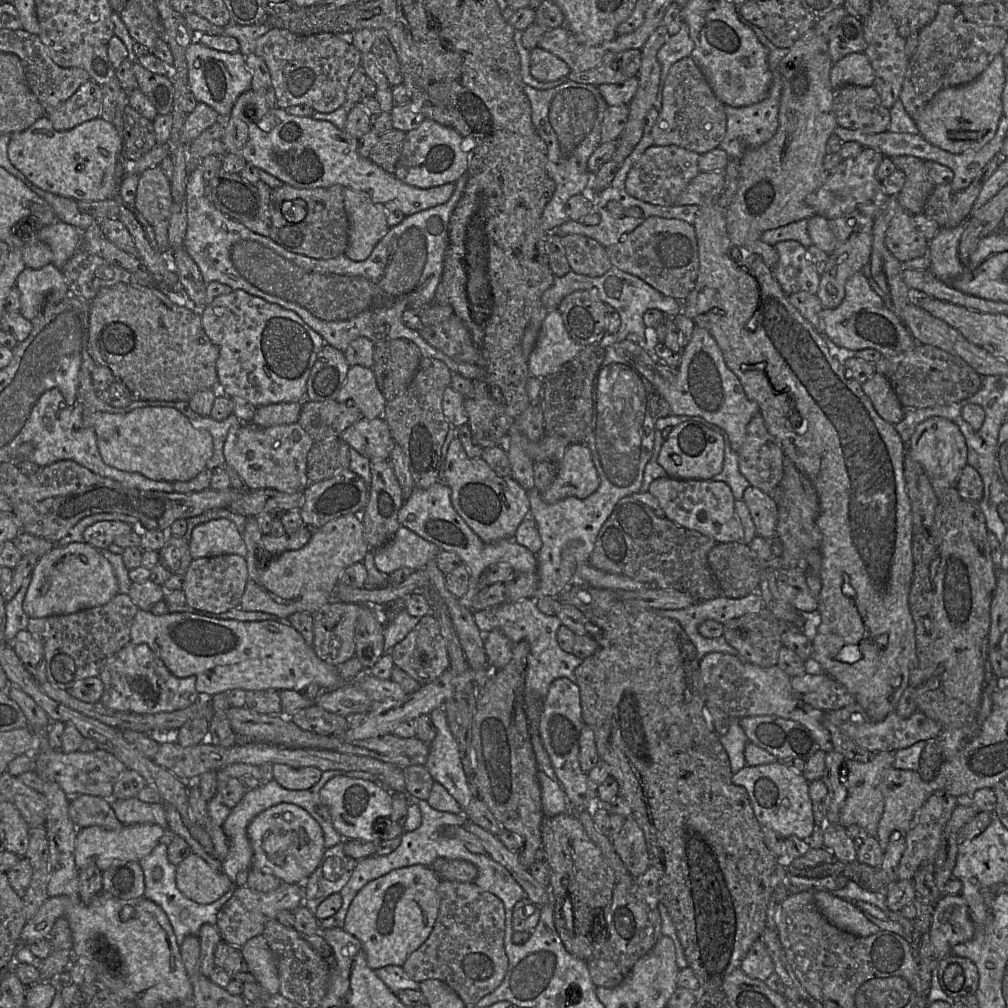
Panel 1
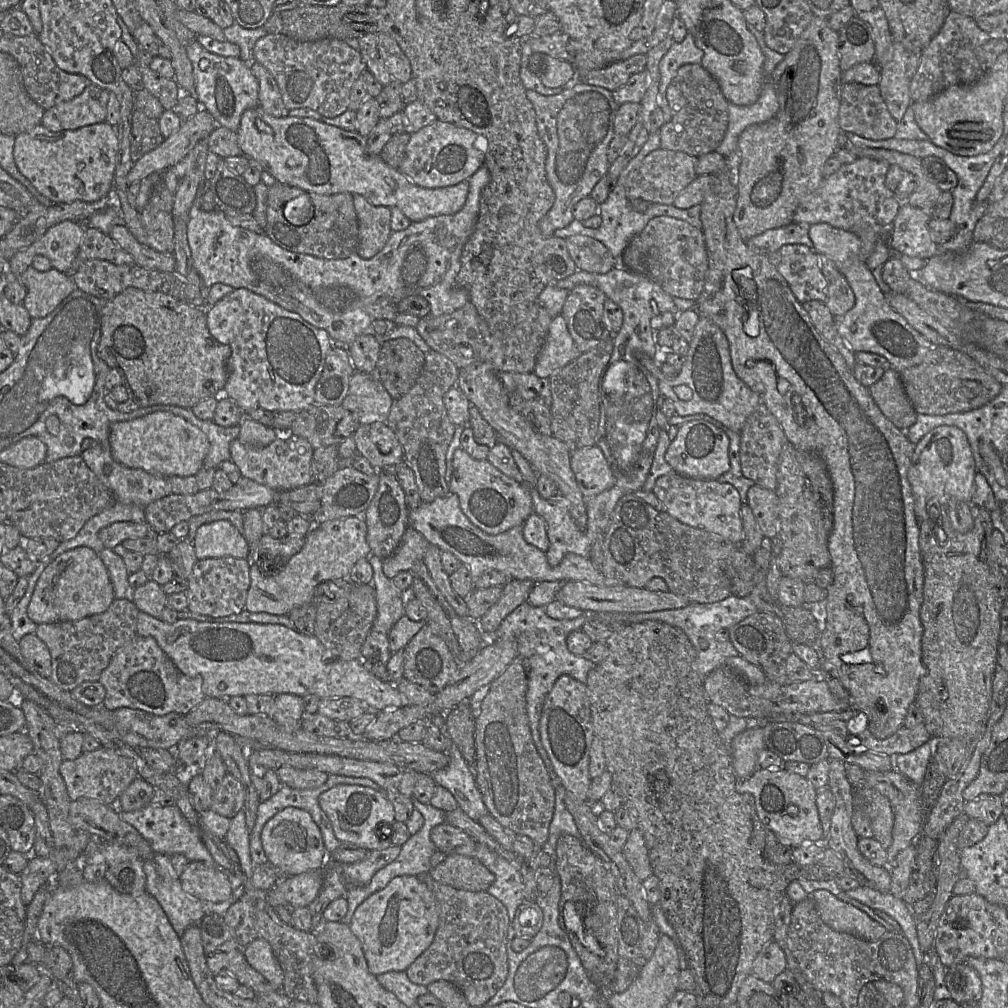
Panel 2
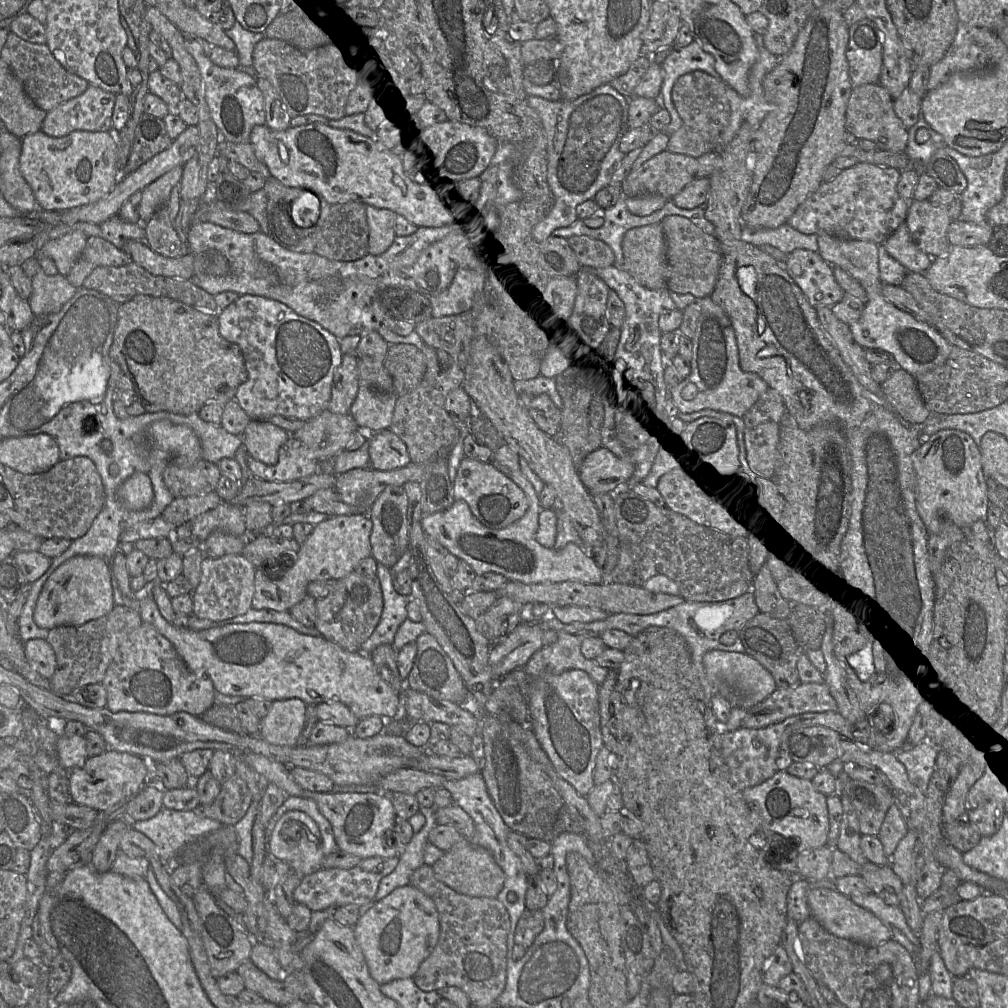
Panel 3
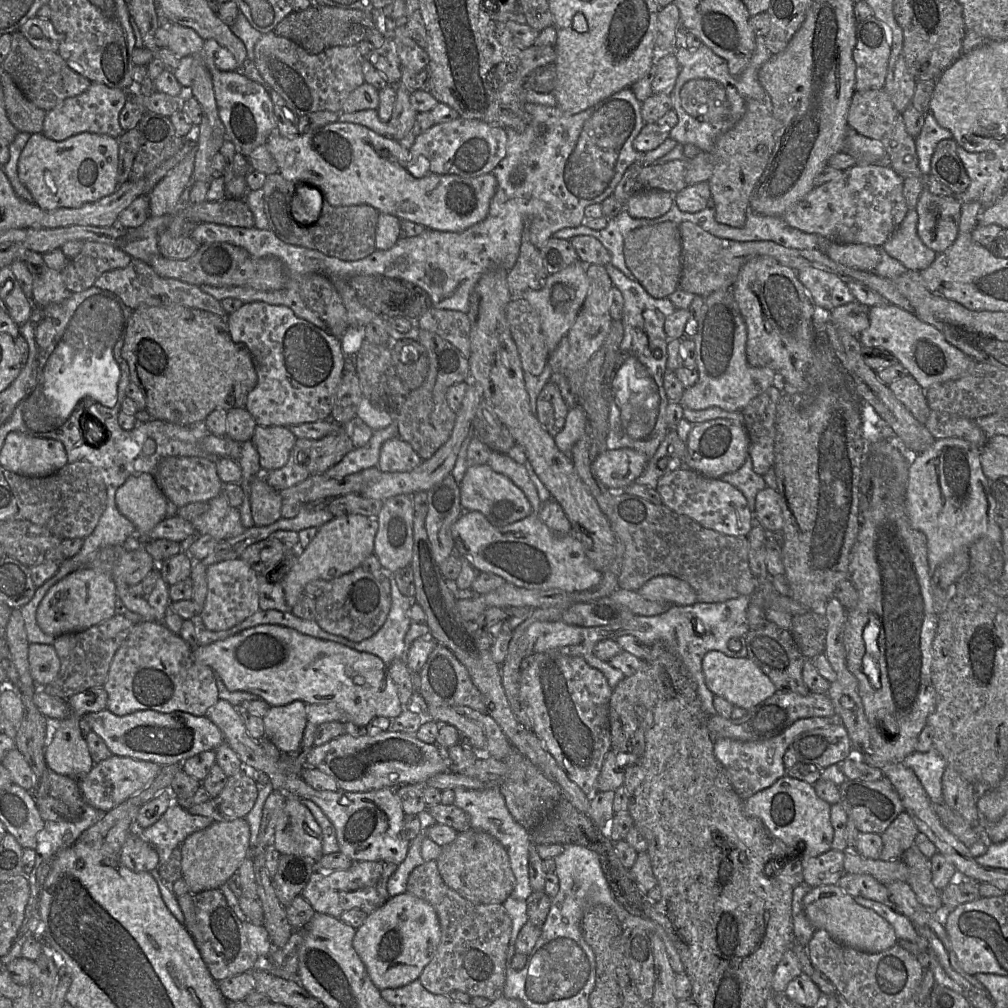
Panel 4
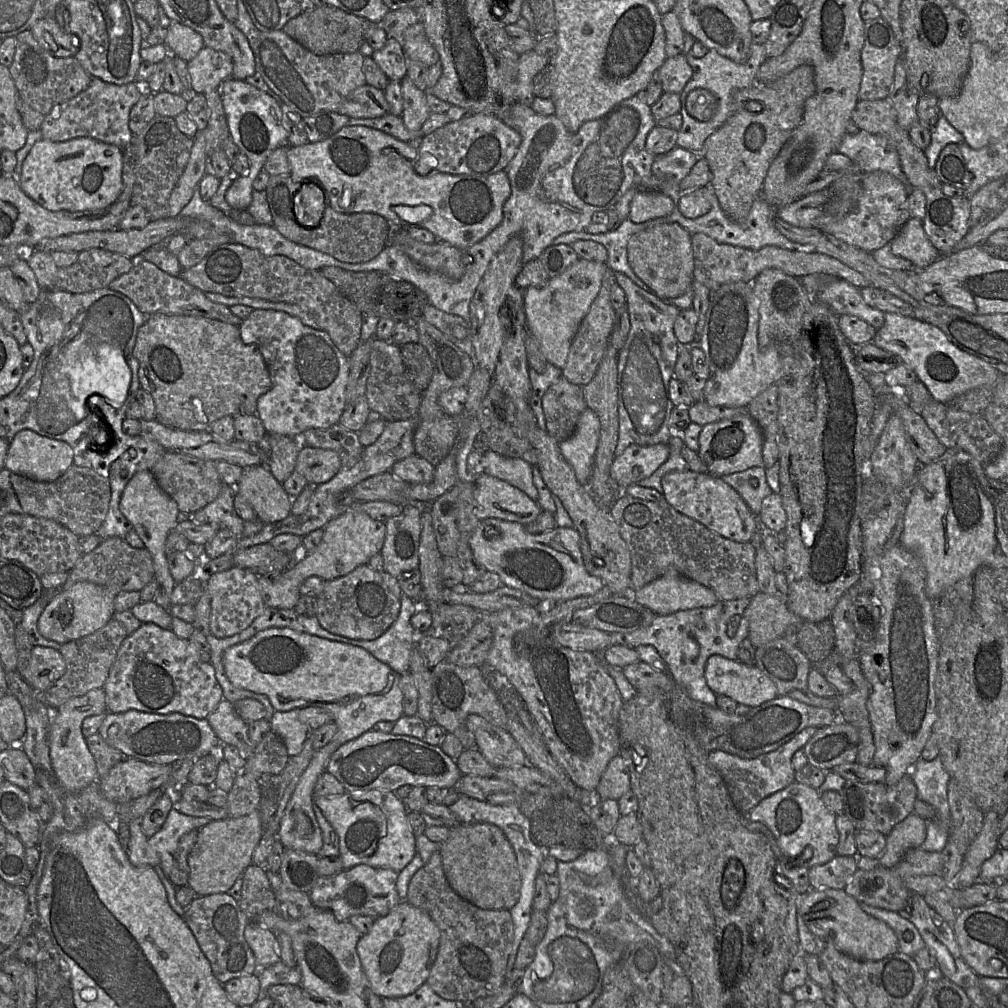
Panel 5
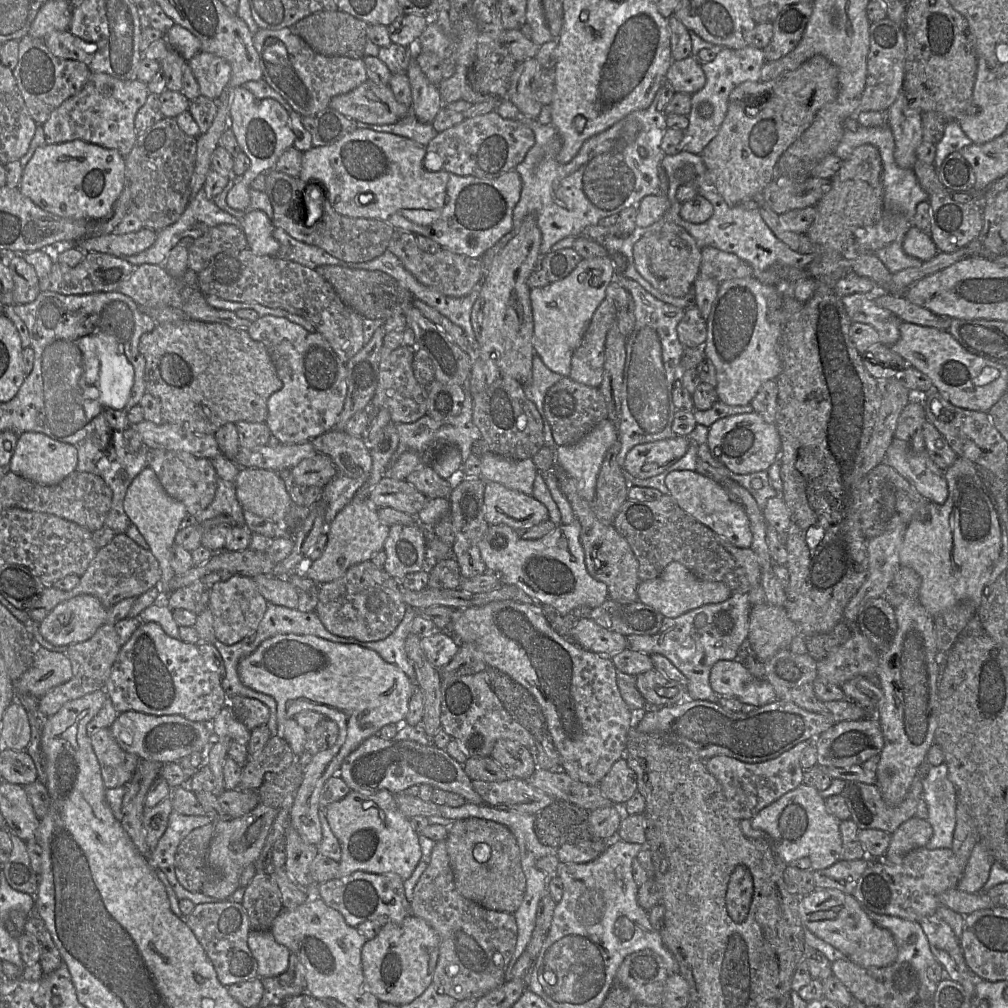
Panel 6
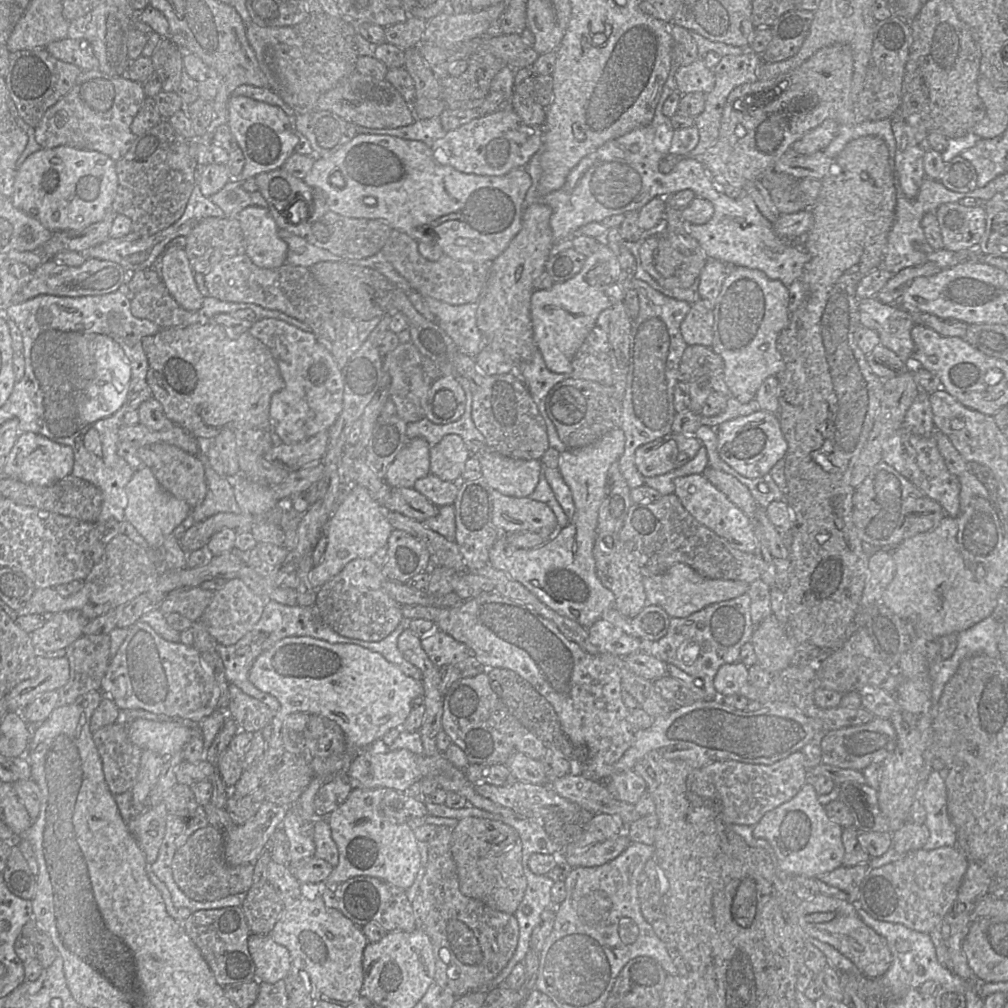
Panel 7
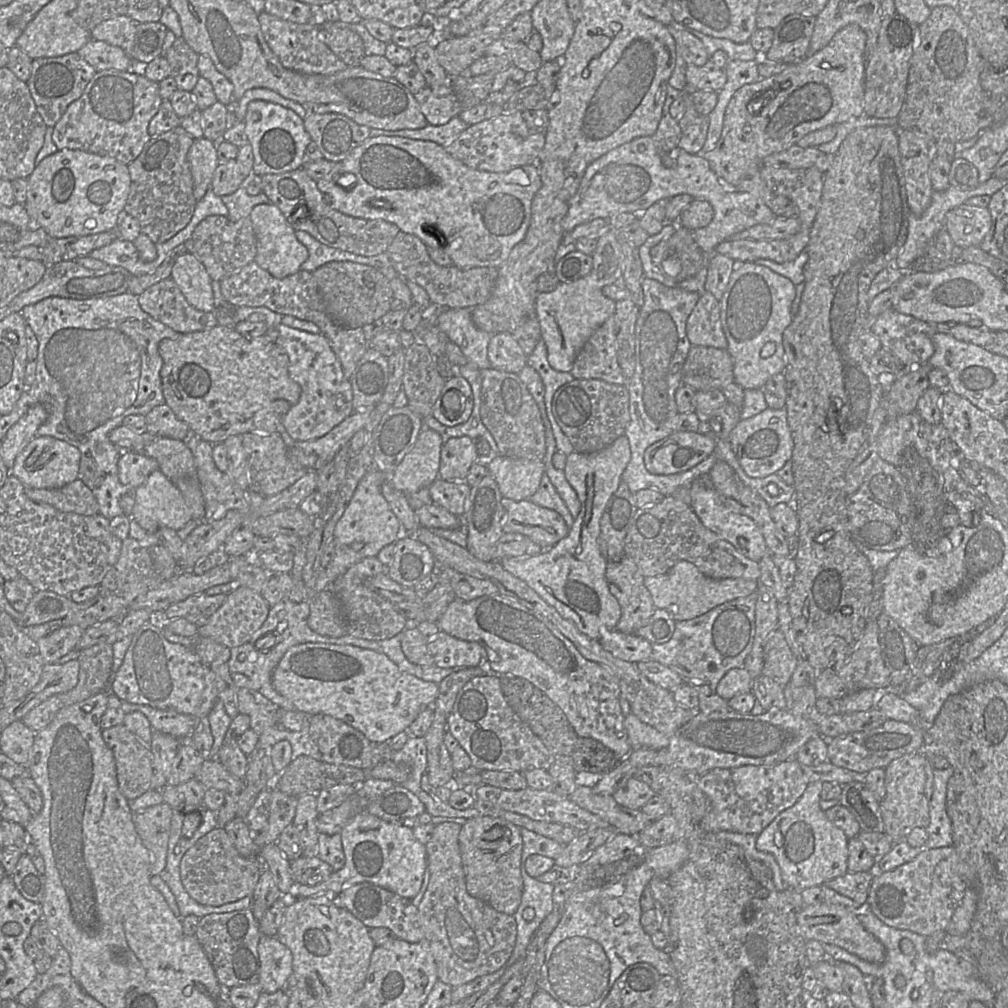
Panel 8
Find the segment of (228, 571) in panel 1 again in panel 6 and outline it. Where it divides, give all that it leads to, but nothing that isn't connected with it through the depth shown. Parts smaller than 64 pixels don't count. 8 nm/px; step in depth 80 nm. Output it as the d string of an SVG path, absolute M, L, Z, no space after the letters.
M232 574L226 581L217 582L210 588L208 608L213 618L214 633L216 638L226 645L236 644L246 636L253 634L267 607L267 600L258 591L253 578L249 576Z

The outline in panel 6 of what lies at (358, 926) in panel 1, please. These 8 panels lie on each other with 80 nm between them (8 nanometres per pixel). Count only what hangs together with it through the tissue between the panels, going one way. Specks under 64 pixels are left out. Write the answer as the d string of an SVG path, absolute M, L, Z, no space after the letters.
M412 914L401 923L388 923L381 927L379 934L375 938L367 940L362 948L365 990L375 995L380 1002L394 1005L409 1004L422 995L432 984L438 957L438 934L424 919Z

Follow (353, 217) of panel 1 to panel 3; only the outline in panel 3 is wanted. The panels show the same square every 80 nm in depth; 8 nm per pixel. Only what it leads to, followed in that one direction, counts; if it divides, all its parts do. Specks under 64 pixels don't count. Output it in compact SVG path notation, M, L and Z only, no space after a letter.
M366 206L369 227L368 254L384 253L393 243L396 233L396 213L389 209Z

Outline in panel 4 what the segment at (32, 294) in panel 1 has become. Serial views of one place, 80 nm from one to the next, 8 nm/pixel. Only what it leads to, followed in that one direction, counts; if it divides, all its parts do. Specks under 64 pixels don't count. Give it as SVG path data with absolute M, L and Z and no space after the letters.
M29 250L25 263L33 277L33 305L43 307L60 303L72 295L63 281L61 271L50 269L42 254Z

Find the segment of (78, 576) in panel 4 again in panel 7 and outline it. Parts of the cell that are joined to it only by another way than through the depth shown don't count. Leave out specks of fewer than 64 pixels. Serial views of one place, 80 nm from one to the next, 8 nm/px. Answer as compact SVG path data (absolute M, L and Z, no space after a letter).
M78 610L54 614L31 634L37 656L67 648L82 636L89 635L84 633L88 623L89 619Z

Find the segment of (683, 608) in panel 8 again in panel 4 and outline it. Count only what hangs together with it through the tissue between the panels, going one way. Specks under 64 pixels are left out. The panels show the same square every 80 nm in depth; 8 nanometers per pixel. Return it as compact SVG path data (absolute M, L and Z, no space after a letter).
M659 575L637 590L644 598L672 605L692 605L698 602L694 589L684 580L671 575Z

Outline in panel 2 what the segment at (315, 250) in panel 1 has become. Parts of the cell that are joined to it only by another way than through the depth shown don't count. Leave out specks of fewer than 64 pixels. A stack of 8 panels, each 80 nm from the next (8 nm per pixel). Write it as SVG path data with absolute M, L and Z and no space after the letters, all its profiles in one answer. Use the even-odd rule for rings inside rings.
M278 181L268 187L267 225L265 234L279 247L300 254L308 254L324 259L344 259L356 253L359 245L359 227L350 193L322 195L297 187L281 184ZM307 194L313 205L311 219L304 225L291 225L283 216L285 204Z

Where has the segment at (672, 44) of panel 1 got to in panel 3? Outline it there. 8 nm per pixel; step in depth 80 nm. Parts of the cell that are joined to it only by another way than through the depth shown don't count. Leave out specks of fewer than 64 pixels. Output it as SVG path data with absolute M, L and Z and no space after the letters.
M695 38L688 46L673 46L669 55L662 62L661 68L663 83L659 101L661 107L666 109L671 116L670 123L666 128L666 133L669 135L682 125L682 119L672 101L672 87L676 80L681 75L695 70L704 71L715 78L720 78L720 76L715 70L714 57L706 53Z

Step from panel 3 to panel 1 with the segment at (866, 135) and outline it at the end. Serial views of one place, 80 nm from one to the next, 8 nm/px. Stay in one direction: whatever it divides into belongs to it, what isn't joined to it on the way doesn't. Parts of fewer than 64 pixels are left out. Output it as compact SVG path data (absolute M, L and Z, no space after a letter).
M845 85L835 92L833 111L837 124L841 127L859 130L866 134L877 134L889 130L890 110L885 107L873 86Z

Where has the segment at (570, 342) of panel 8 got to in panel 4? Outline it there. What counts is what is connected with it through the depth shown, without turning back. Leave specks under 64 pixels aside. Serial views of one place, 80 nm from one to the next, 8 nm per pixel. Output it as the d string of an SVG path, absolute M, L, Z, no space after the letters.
M578 259L577 262L565 269L549 275L542 289L528 290L521 295L522 298L531 304L540 317L549 353L557 347L564 336L567 336L586 299L590 282L586 274L585 265L591 264L583 264Z

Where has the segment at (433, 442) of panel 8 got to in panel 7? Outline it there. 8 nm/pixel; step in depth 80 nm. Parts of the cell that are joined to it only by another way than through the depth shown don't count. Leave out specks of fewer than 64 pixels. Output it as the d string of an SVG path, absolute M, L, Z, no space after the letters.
M414 438L389 466L385 481L391 488L413 488L418 479L430 473L430 446L425 439Z

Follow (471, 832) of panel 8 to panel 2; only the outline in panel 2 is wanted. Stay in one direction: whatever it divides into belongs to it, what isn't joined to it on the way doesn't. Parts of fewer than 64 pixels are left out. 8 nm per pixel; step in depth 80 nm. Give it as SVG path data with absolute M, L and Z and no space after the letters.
M456 853L447 854L429 874L437 882L473 892L487 891L495 880L495 875L479 860Z

